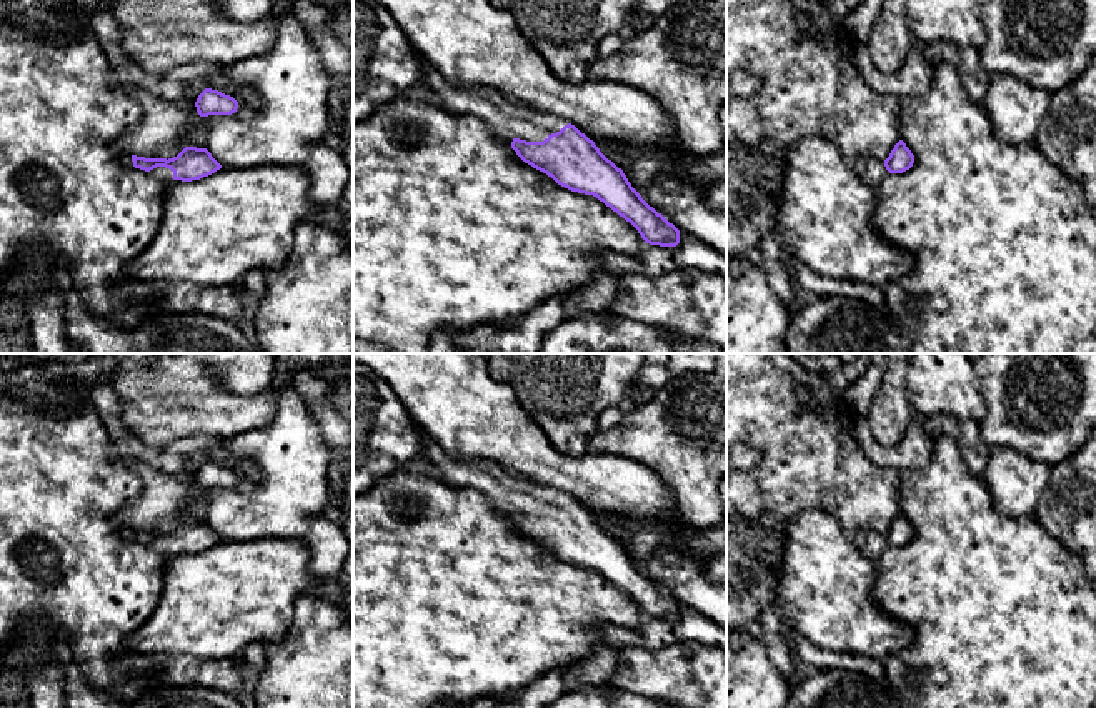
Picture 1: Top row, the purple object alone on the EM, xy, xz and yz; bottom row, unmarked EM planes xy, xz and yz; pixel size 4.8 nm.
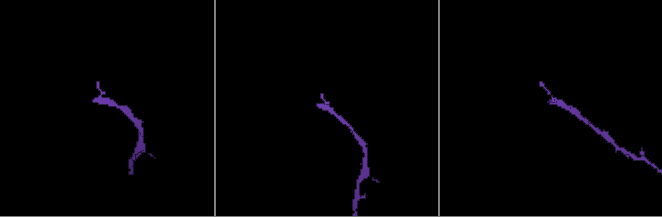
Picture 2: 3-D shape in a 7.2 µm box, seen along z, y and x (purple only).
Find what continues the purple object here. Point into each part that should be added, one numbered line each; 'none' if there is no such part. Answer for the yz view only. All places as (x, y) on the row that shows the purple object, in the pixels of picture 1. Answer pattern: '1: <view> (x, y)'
1: yz (870, 170)

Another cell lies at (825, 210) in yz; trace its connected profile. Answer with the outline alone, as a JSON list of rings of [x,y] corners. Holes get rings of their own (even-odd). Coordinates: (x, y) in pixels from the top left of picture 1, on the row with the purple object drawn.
[[[823,137],[795,143],[785,157],[776,235],[795,260],[829,278],[884,285],[914,268],[911,252],[893,245],[873,227],[874,187],[864,183],[839,150]]]

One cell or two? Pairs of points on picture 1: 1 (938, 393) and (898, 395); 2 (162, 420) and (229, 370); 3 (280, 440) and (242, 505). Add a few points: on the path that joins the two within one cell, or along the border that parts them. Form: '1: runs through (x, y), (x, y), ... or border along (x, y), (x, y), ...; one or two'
1: border along (906, 370), (908, 402), (915, 412); two
2: border along (212, 370), (225, 388), (254, 395); two
3: runs through (280, 457), (280, 470), (259, 492); one

